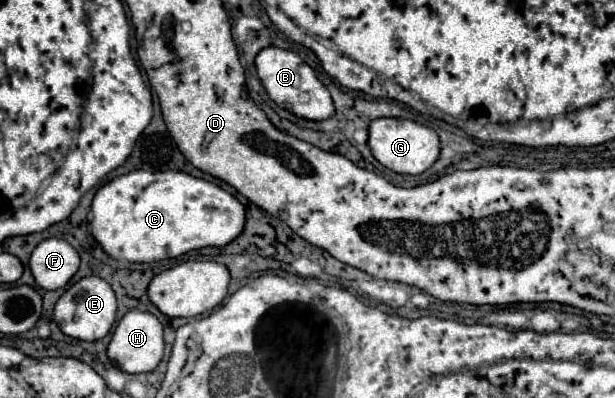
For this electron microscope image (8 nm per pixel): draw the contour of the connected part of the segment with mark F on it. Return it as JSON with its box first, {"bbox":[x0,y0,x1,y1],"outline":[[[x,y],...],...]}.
{"bbox":[29,239,79,291],"outline":[[[63,239],[41,241],[29,259],[35,283],[47,291],[65,287],[79,269],[79,253]]]}

